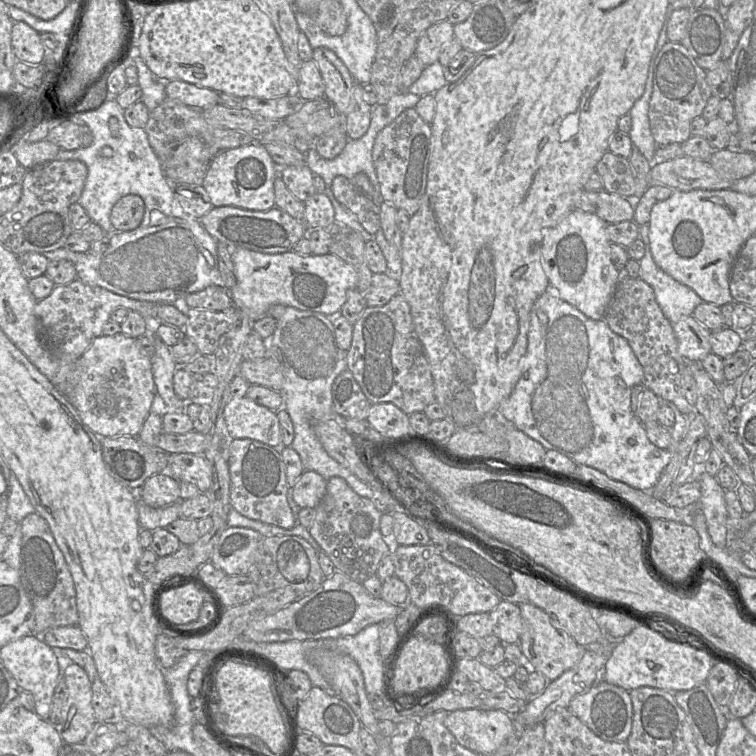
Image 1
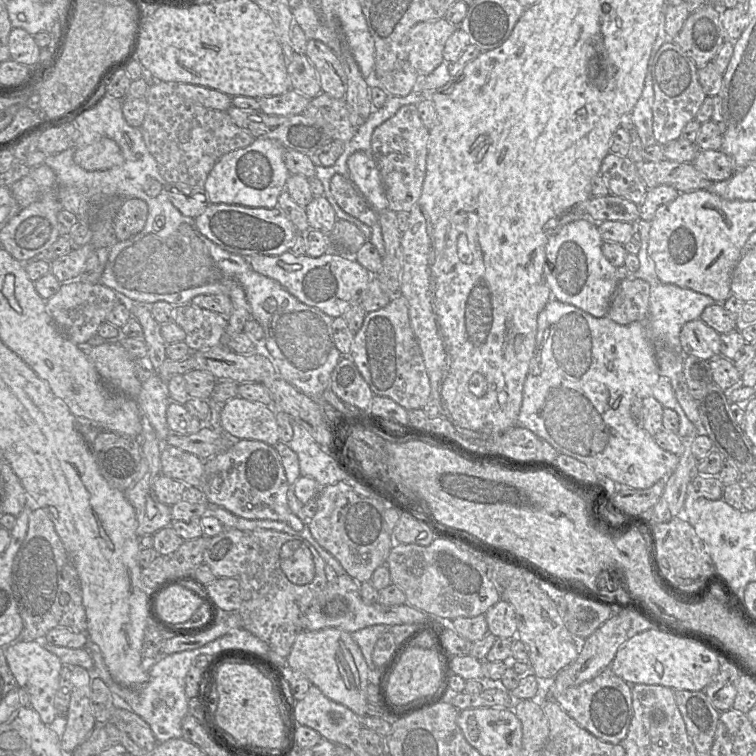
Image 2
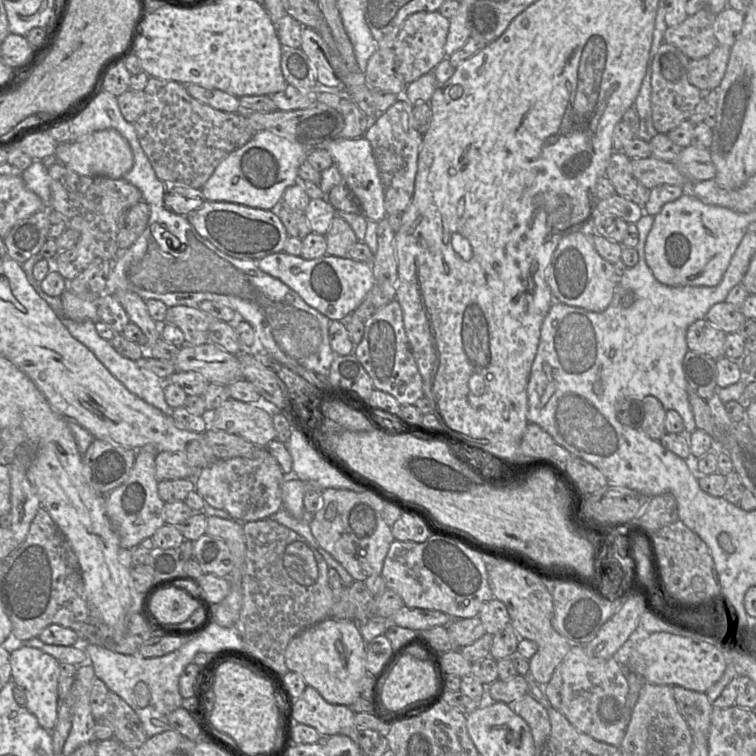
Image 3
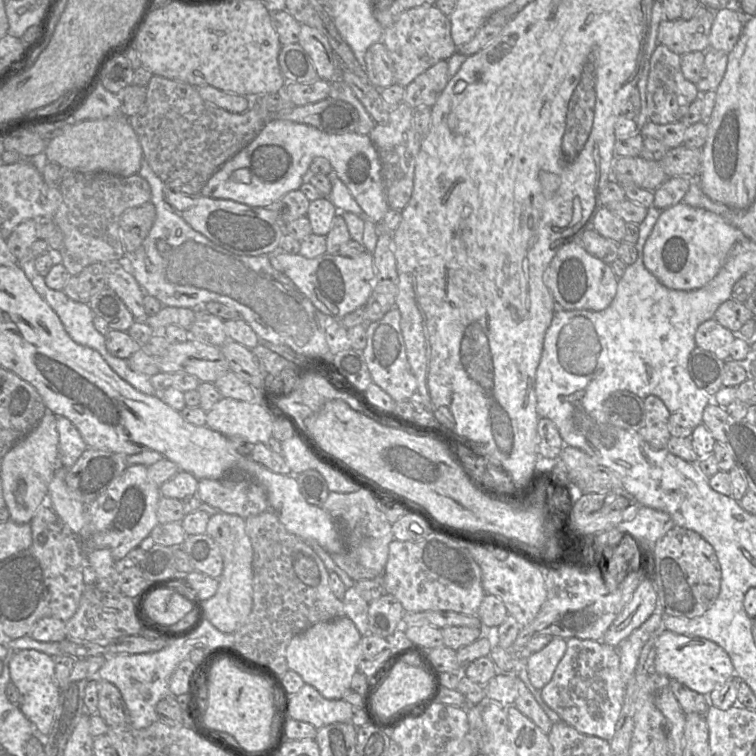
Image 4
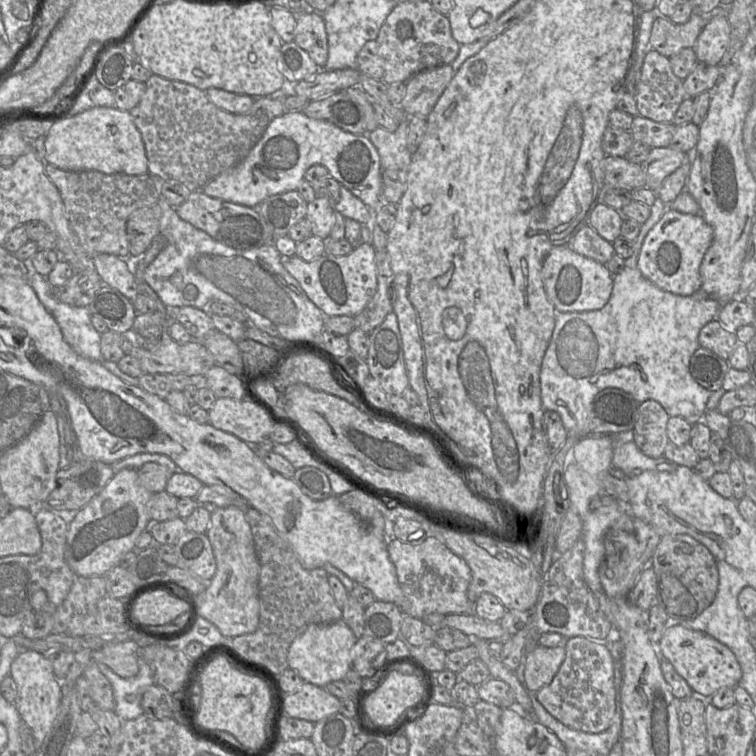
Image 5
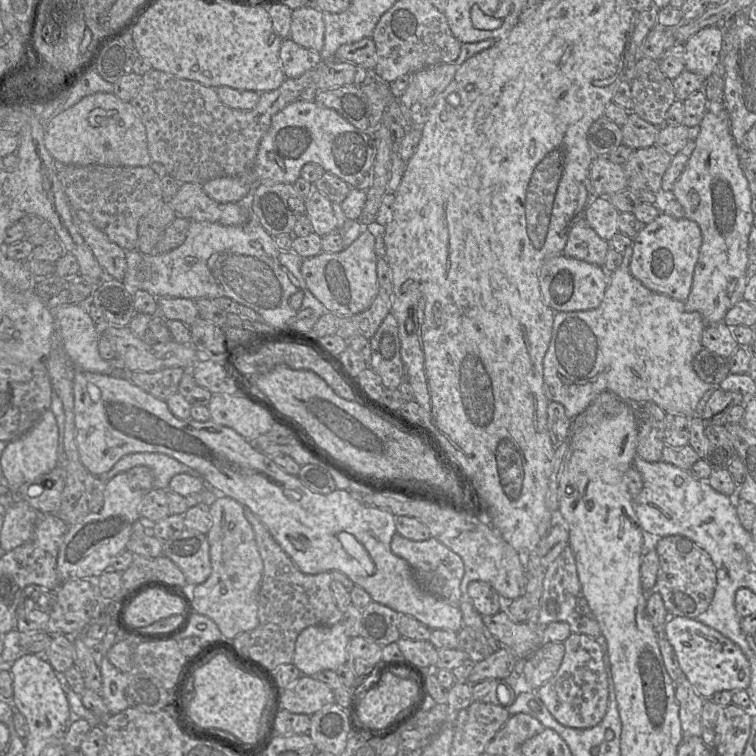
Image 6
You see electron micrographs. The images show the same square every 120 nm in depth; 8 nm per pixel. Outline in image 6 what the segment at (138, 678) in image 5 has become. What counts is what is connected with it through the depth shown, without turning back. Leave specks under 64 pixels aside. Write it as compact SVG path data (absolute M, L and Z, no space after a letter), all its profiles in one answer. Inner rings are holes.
M106 656L103 657L101 662L101 675L100 695L110 714L118 714L129 708L125 698L125 689L130 682L130 675L114 667Z

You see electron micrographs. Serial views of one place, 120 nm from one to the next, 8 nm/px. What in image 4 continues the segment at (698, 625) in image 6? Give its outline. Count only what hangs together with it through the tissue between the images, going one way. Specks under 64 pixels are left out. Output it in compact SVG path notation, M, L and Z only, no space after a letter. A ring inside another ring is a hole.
M661 629L657 639L654 671L665 680L677 680L705 696L734 676L731 659L719 645L701 637L680 635L666 629Z

